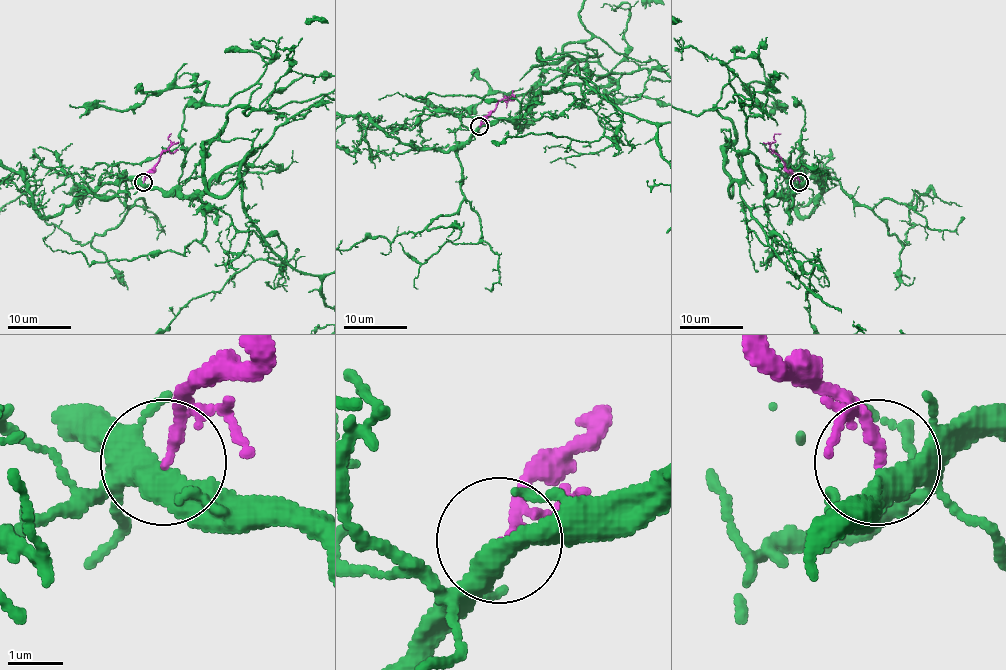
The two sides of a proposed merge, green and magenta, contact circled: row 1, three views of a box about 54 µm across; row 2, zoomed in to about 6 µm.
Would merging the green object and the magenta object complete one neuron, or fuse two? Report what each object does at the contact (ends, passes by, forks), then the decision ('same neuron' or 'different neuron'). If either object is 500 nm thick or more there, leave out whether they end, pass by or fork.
green passes by; magenta ends there; different neuron

